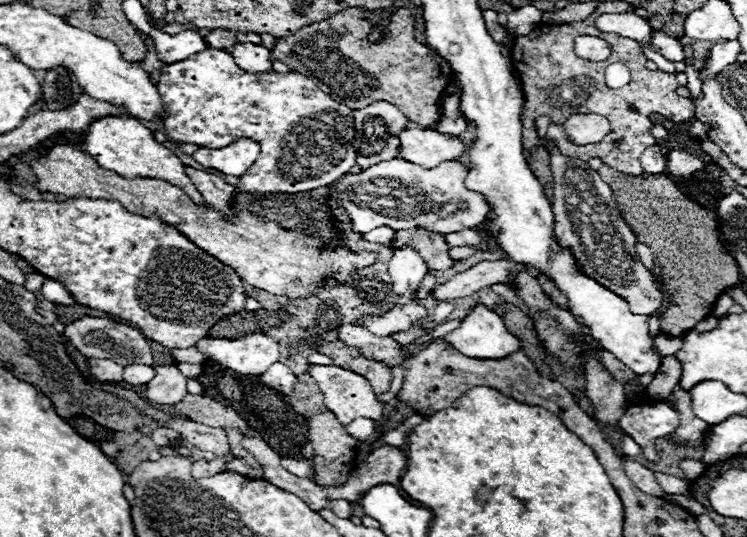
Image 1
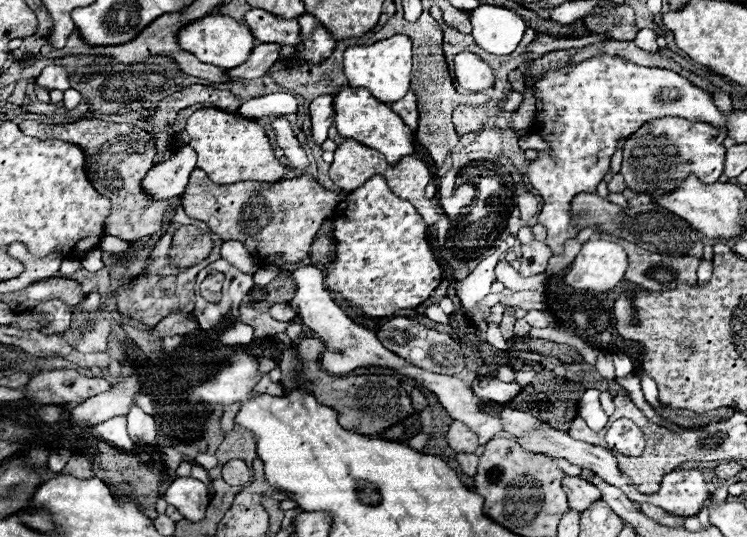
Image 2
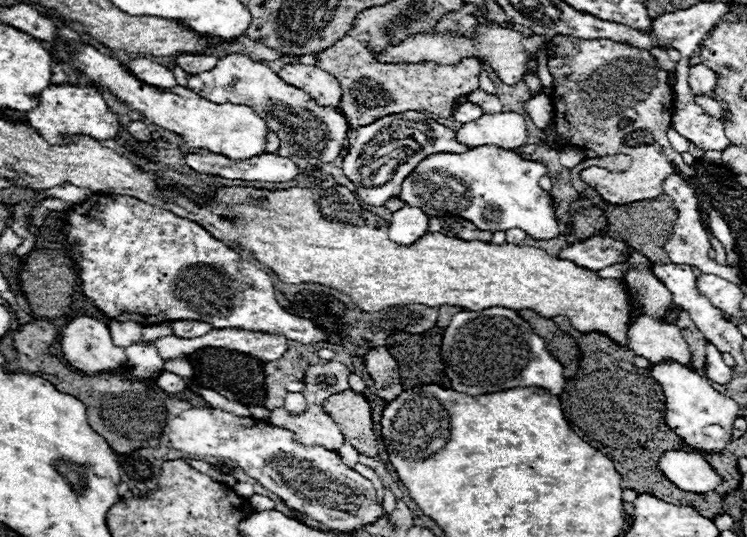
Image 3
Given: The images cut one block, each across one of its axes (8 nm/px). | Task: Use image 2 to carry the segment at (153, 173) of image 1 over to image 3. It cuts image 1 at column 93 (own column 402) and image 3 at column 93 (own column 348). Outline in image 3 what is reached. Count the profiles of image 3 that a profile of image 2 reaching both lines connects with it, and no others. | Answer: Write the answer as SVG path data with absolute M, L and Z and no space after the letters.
M66 84L48 86L38 98L38 106L28 112L28 122L50 144L64 144L64 134L90 136L96 140L114 140L120 134L118 116L110 112L106 100L94 86L84 86L84 88Z

